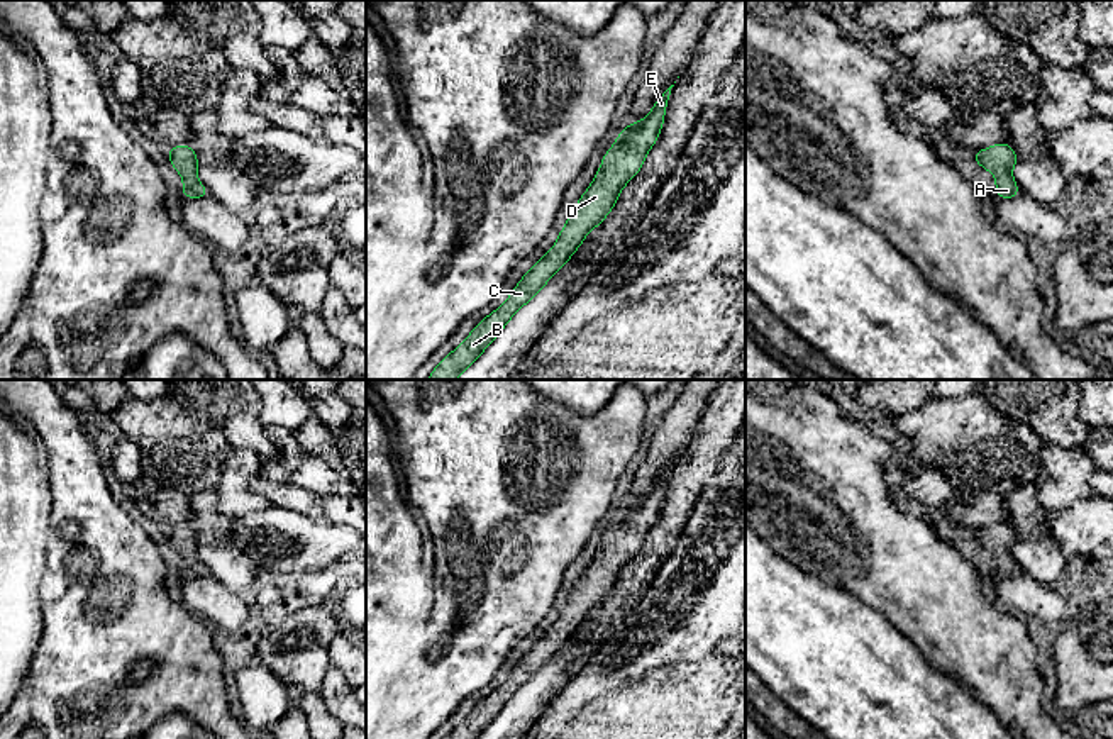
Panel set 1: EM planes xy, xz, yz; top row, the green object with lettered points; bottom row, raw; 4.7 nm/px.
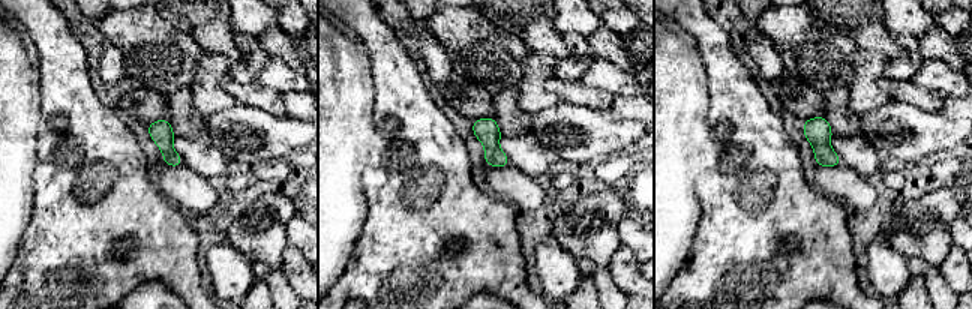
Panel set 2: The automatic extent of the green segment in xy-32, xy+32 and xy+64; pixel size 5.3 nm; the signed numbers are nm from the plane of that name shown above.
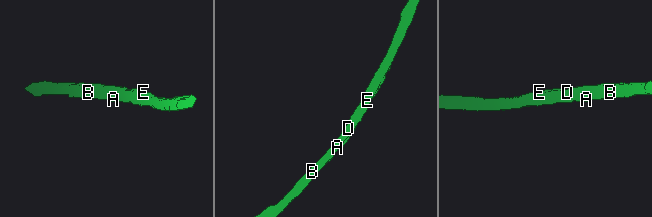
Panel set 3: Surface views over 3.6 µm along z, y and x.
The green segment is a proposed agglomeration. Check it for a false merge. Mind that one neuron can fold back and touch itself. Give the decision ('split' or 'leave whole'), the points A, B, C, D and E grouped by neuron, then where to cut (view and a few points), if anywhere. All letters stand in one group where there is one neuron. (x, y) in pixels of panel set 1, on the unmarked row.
leave whole | A B C D E | no cut

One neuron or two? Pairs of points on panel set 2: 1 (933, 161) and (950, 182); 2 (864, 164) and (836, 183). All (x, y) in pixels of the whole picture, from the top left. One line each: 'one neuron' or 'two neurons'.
1: one neuron
2: two neurons

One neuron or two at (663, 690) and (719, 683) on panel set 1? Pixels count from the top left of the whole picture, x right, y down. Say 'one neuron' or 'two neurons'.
one neuron

